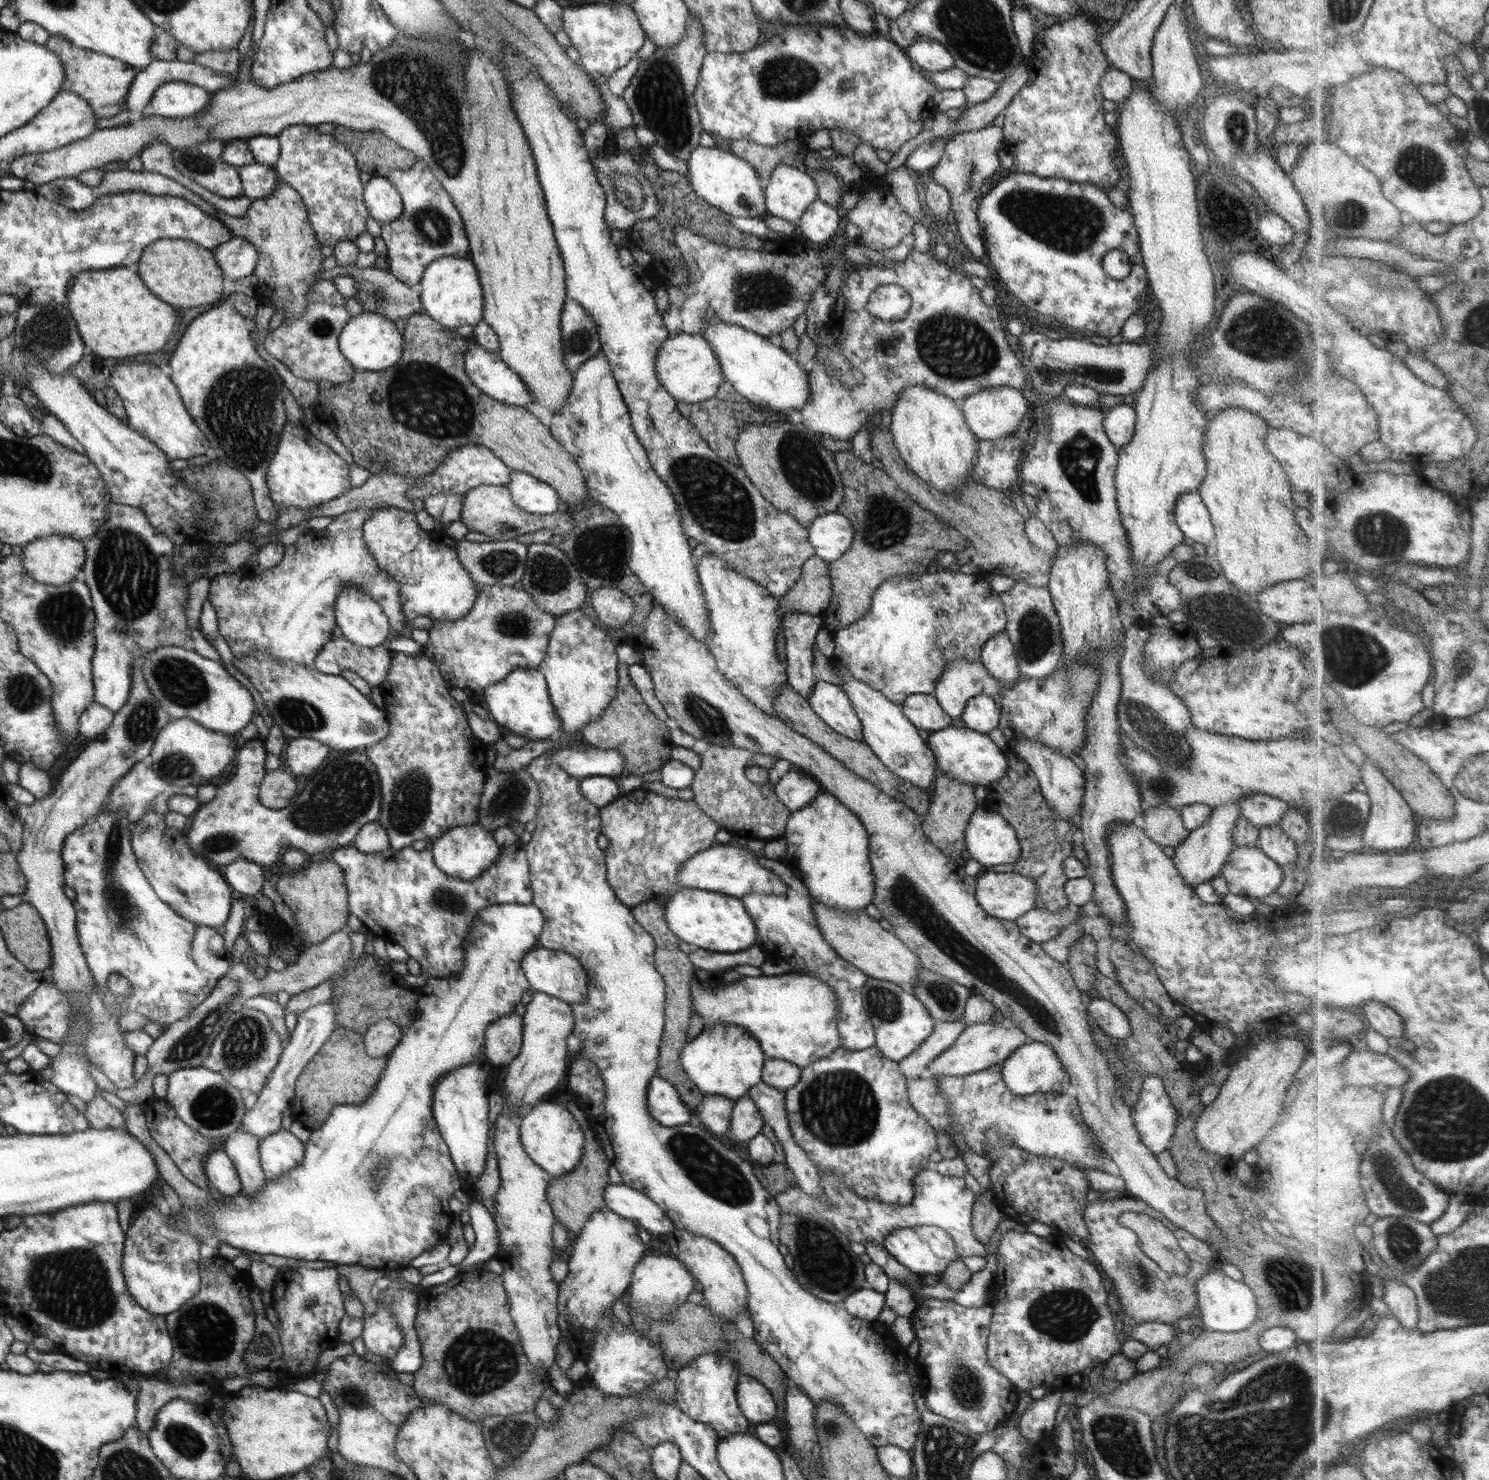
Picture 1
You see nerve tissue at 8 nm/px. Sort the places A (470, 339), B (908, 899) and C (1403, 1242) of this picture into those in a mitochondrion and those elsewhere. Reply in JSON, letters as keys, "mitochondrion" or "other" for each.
{"A":"other","B":"mitochondrion","C":"mitochondrion"}

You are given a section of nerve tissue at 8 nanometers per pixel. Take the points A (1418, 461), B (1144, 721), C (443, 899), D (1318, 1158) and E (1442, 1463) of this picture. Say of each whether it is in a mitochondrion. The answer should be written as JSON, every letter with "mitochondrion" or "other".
{"A":"other","B":"mitochondrion","C":"mitochondrion","D":"other","E":"other"}

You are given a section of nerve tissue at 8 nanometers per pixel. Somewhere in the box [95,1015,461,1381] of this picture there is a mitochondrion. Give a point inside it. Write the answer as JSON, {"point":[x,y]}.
{"point":[213,1336]}

